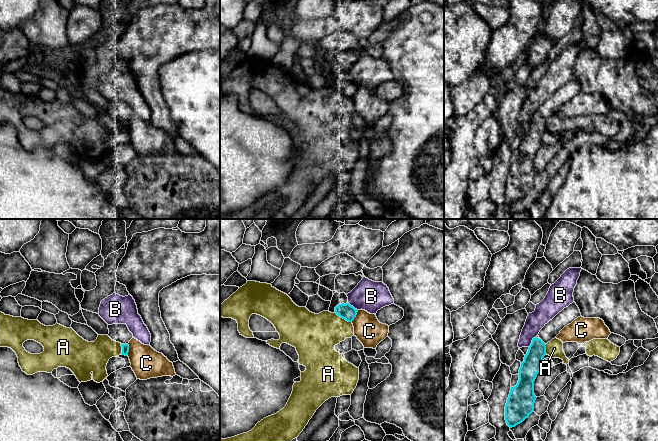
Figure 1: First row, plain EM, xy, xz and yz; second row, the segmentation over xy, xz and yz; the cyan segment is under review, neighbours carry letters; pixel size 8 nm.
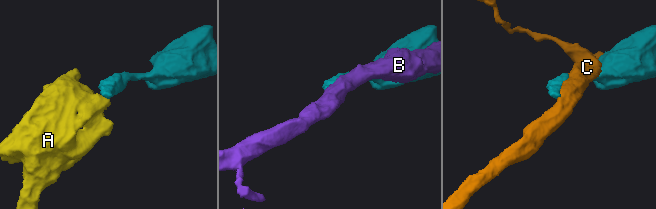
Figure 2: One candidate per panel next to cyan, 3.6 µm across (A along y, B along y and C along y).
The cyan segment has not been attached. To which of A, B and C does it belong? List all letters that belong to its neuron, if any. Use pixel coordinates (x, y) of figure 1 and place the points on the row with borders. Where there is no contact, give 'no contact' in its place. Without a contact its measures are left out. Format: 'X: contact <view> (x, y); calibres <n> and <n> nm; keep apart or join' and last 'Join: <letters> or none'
A: contact xz (343, 318); calibres 120 and 340 nm; keep apart
B: contact yz (532, 341); calibres 160 and 150 nm; keep apart
C: contact xz (355, 316); calibres 120 and 220 nm; keep apart
Join: none

